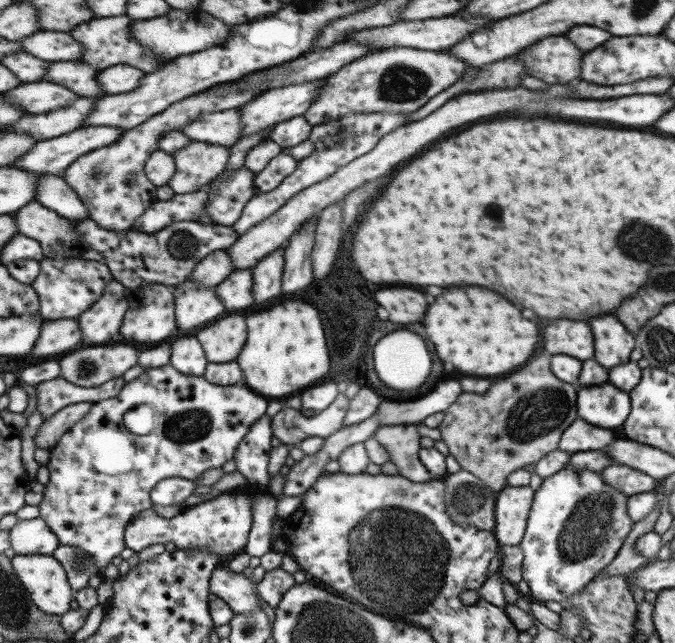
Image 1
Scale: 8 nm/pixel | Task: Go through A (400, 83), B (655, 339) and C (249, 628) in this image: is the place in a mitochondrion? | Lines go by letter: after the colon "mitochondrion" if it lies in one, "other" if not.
A: mitochondrion
B: mitochondrion
C: mitochondrion

